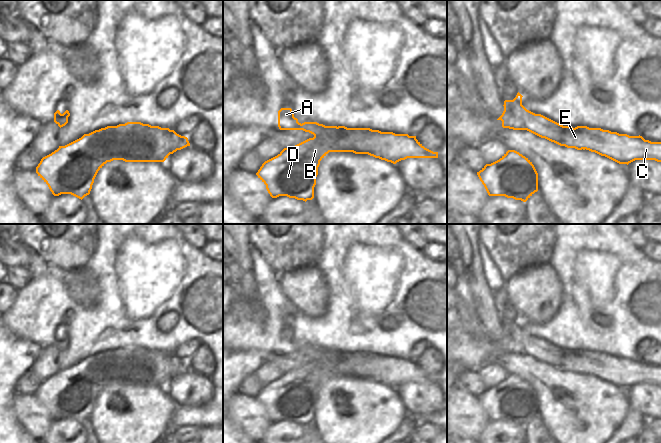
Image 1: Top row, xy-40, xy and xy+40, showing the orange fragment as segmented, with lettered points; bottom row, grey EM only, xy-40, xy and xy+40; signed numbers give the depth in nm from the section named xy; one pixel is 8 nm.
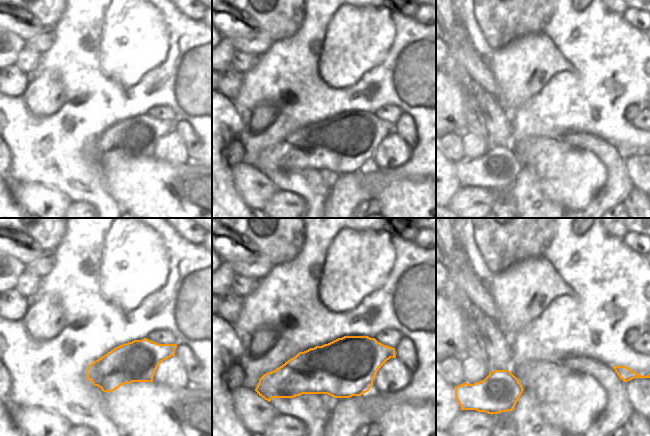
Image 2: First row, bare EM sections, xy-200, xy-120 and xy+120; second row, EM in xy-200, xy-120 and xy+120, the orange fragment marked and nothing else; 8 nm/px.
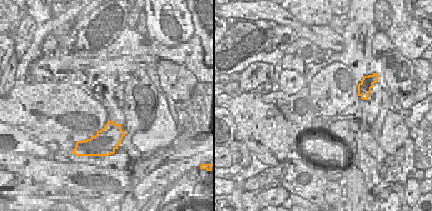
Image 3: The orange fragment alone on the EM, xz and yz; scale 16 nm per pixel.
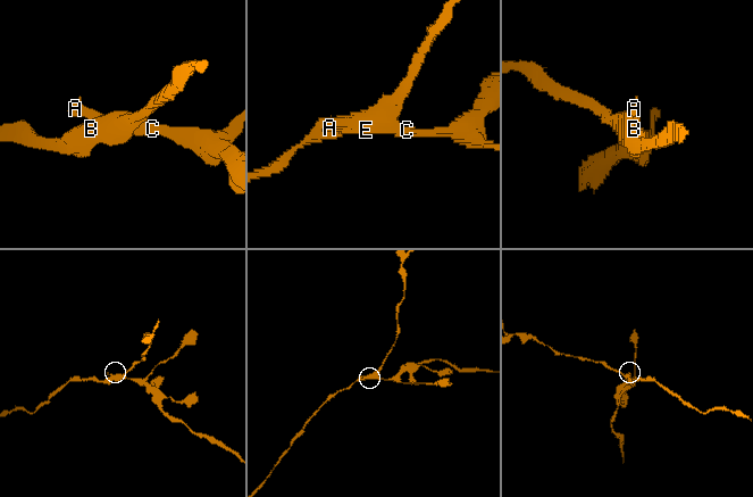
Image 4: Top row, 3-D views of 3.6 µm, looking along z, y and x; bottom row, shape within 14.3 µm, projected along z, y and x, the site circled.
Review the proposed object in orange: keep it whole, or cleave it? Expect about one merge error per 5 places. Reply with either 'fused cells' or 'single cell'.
fused cells

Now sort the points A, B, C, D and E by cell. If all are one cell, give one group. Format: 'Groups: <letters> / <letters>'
Groups: A C E / B D

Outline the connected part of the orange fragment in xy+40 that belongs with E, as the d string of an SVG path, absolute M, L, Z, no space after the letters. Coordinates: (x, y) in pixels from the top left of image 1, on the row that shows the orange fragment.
M518 92L513 100L504 101L504 111L497 119L502 121L503 128L513 130L527 130L541 138L545 138L560 146L575 148L577 150L586 149L605 156L619 164L629 164L635 160L655 160L661 162L661 142L651 142L642 136L629 136L619 134L601 128L589 128L587 126L563 126L541 114L535 114L527 110L522 105L522 95Z

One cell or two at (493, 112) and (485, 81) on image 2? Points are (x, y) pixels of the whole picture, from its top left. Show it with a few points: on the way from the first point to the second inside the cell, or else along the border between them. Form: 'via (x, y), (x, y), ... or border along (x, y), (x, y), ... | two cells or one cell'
border along (475, 85), (489, 92), (504, 110) | two cells

